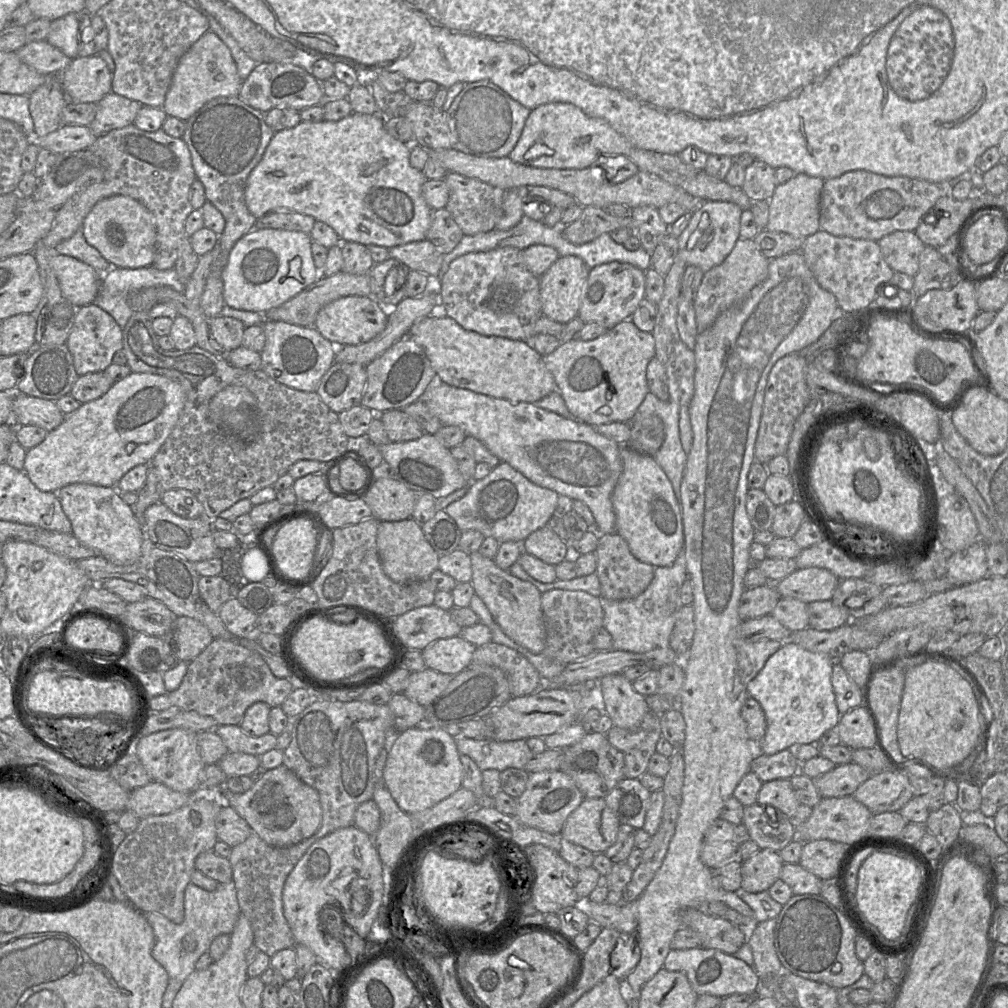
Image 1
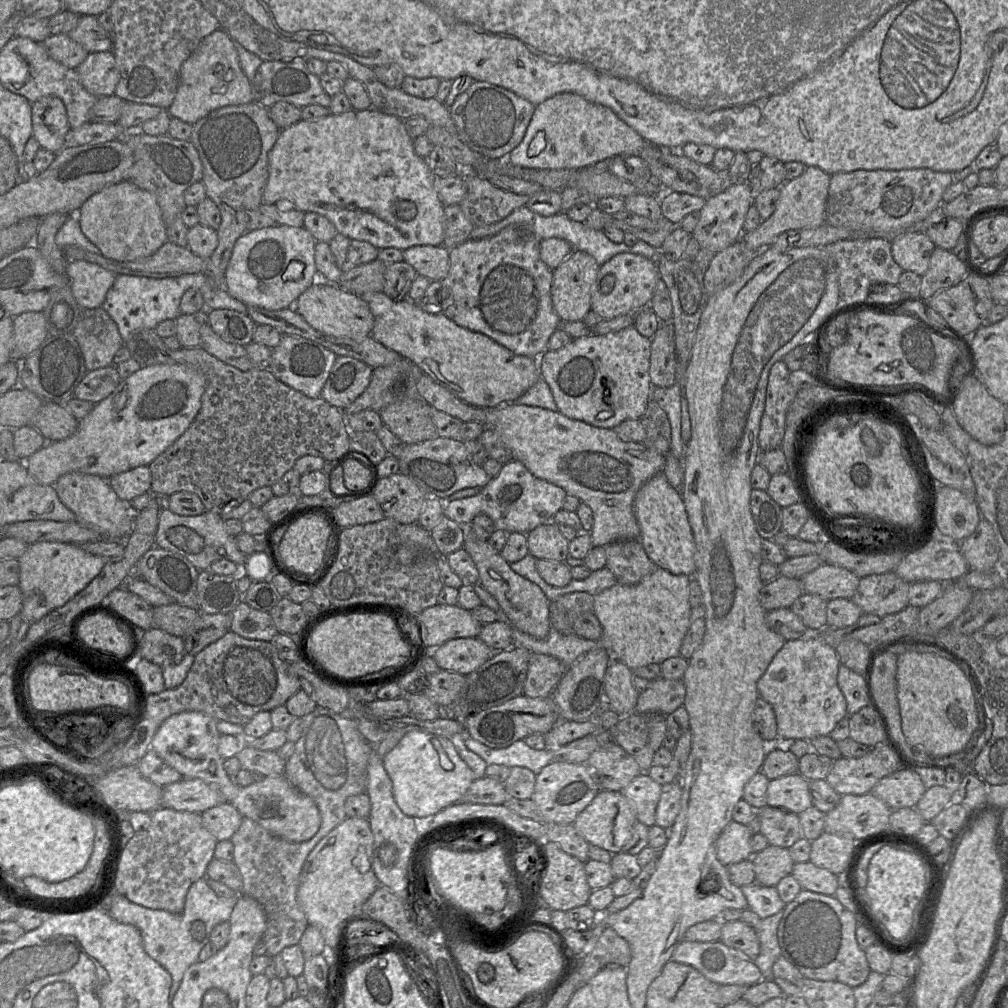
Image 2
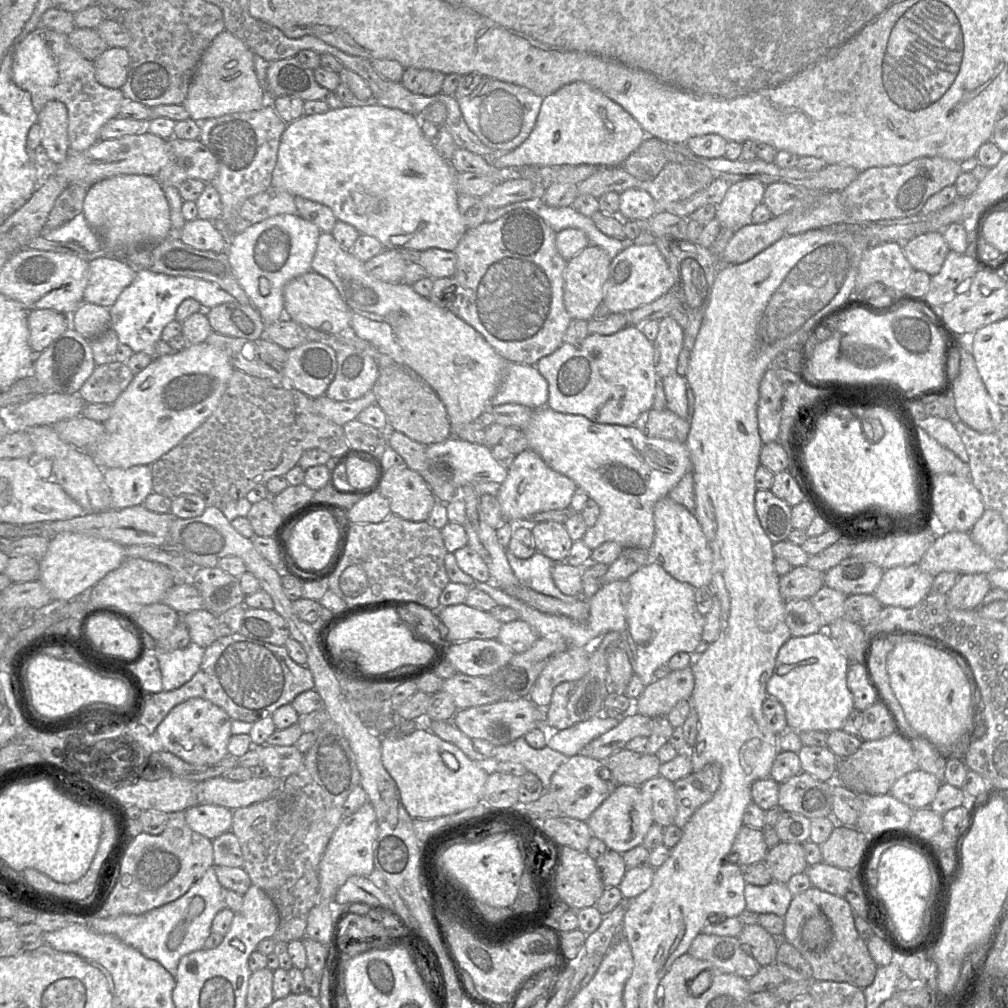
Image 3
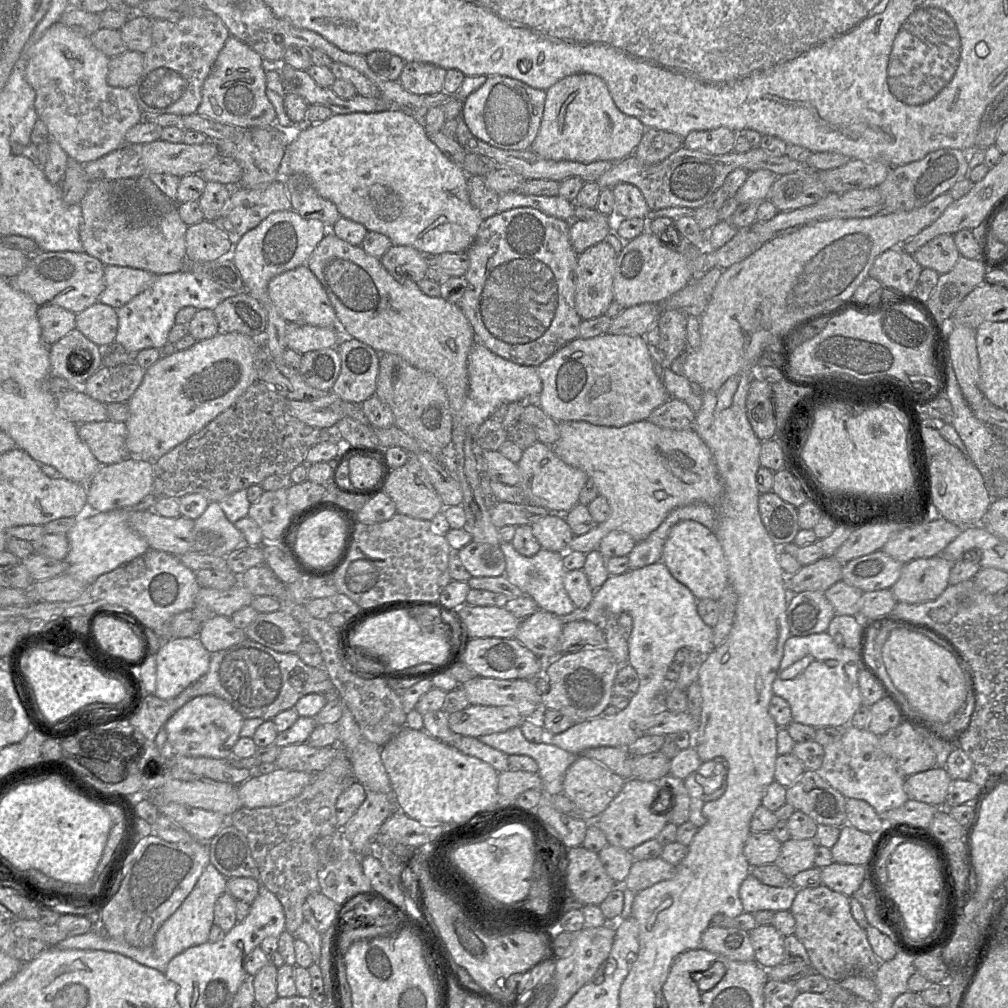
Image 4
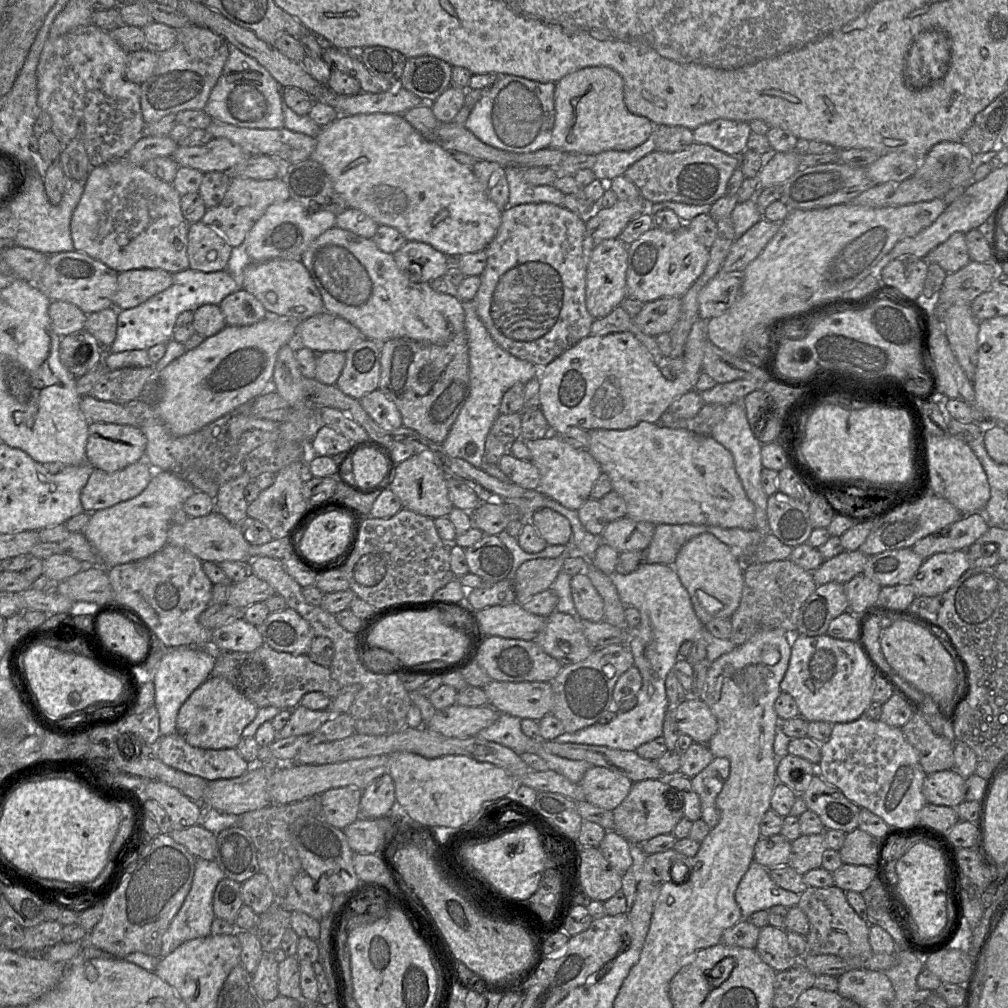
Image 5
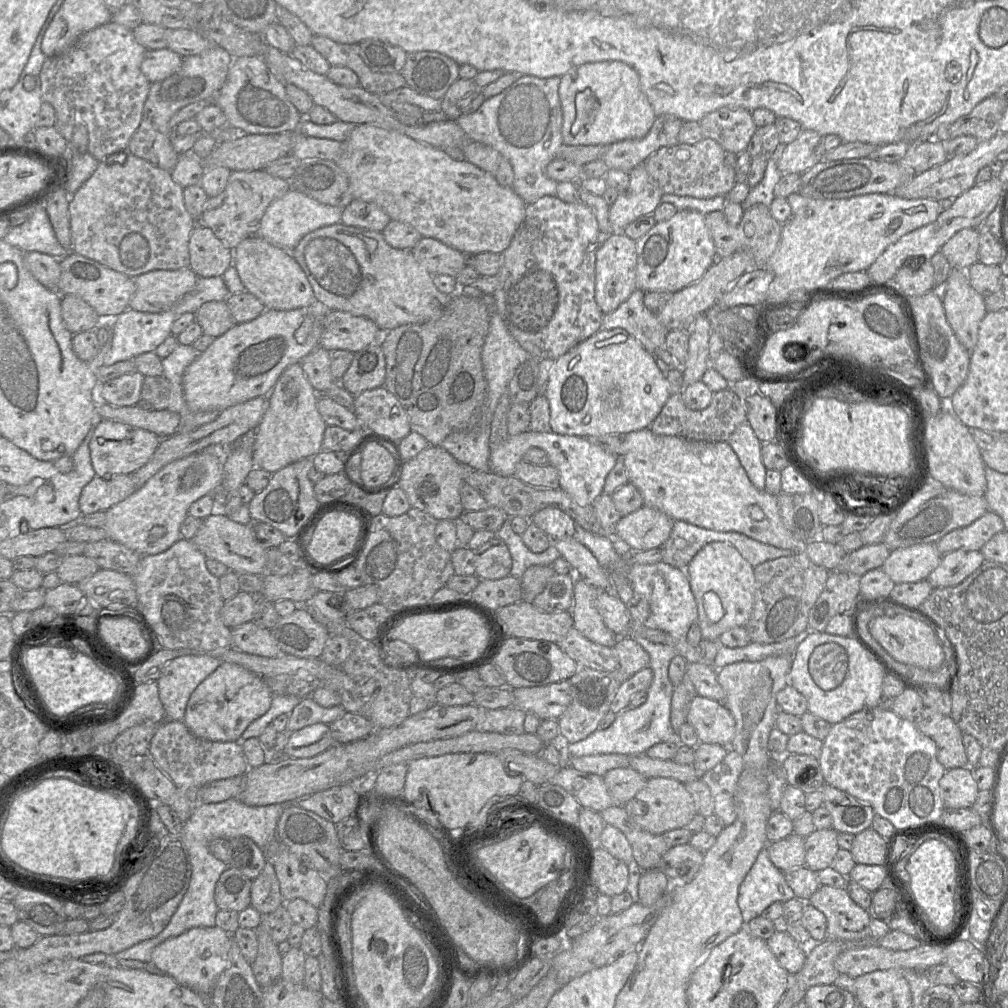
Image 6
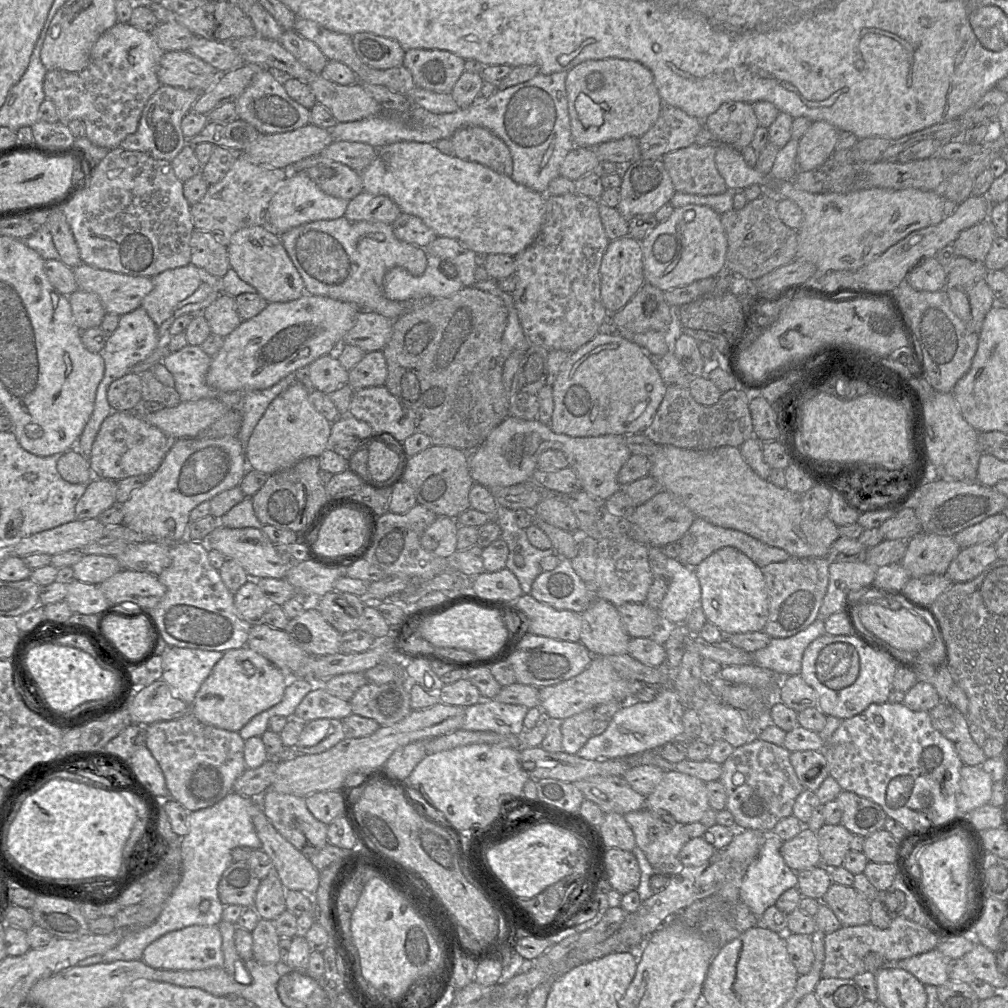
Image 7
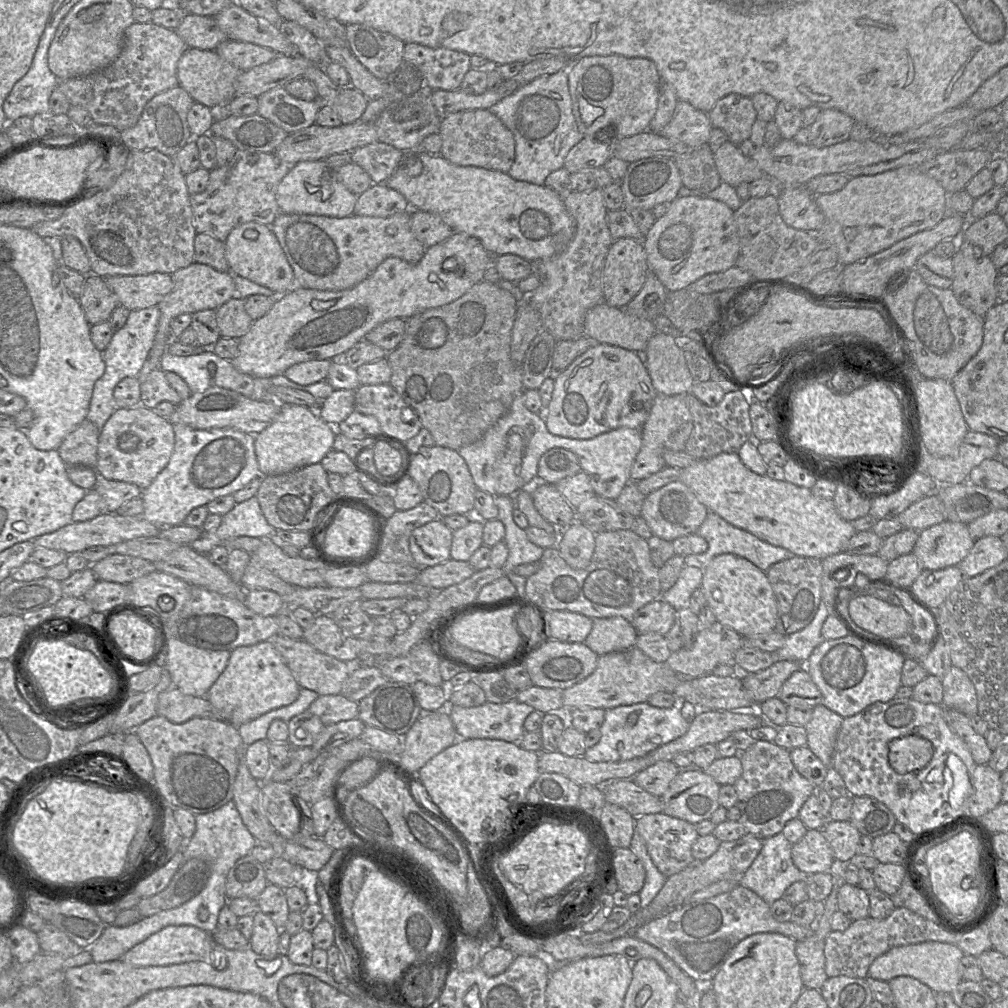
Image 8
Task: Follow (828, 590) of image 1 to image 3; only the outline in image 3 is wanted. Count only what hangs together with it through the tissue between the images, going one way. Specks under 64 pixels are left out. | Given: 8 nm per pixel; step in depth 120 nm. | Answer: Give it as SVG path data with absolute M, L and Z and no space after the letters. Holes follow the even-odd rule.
M849 557L824 573L824 585L846 596L873 594L884 569L858 557Z

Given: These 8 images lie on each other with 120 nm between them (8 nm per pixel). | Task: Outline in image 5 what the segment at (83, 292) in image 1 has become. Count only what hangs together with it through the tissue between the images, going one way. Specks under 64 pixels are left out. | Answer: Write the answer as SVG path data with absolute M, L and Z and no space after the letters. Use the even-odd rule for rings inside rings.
M134 269L120 272L112 307L118 310L135 308L167 289L172 283L172 274L163 269Z

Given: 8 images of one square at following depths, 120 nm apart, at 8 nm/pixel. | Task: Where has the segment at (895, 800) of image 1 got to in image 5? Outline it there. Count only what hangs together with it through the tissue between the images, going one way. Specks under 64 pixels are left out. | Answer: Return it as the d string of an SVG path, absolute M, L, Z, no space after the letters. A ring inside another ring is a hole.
M955 769L926 774L922 792L927 803L957 807L965 801L965 779Z

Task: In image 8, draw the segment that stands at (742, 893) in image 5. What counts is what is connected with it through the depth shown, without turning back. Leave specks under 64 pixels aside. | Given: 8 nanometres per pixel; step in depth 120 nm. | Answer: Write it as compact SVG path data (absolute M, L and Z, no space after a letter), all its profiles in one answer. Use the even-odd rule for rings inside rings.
M782 833L765 838L760 853L741 877L740 884L770 905L782 898L789 886L804 880L803 872L792 860L792 845Z

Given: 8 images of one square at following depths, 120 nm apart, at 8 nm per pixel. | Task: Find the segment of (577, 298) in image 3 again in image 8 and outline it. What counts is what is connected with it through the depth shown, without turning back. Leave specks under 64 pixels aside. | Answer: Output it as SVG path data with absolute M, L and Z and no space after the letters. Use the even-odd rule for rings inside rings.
M620 238L611 244L603 271L604 301L625 308L641 290L649 271L642 241Z

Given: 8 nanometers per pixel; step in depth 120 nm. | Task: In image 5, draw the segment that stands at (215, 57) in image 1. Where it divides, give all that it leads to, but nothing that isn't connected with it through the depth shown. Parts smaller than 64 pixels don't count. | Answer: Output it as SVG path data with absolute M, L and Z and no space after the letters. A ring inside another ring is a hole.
M230 45L221 76L212 89L204 111L213 120L252 129L284 127L282 87L255 58Z

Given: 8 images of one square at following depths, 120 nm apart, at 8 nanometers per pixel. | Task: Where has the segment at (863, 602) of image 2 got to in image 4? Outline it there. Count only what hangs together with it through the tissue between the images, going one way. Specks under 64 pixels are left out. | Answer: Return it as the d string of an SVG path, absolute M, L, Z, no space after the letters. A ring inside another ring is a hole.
M940 556L908 562L890 590L897 602L918 604L935 600L948 587L953 564Z

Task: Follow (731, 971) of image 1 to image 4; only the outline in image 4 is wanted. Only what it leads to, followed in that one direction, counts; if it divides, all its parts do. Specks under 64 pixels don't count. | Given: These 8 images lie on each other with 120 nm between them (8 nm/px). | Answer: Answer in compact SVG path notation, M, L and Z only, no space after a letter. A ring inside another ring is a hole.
M709 926L701 935L700 947L732 960L754 961L754 948L745 930Z

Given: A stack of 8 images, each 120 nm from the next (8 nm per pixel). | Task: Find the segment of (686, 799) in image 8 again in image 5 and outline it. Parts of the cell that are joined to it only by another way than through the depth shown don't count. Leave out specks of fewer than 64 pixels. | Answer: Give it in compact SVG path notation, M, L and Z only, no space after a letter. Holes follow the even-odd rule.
M666 778L634 782L626 798L612 810L614 830L632 845L638 845L660 834L671 833L684 817L683 796L667 784Z

